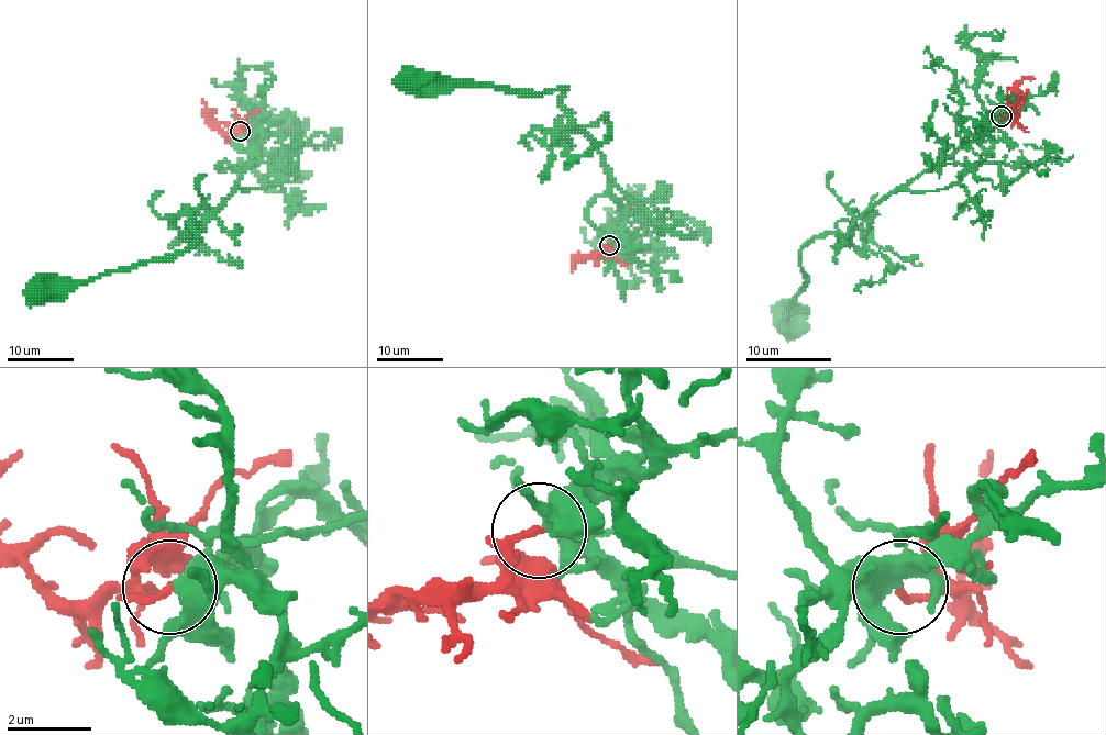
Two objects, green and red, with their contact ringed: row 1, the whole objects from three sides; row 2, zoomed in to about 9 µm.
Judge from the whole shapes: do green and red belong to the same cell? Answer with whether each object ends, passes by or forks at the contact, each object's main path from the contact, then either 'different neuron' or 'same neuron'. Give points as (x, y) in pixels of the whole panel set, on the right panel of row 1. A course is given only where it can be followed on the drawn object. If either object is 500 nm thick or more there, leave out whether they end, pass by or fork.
green forks | red passes by | green via (1001, 117), (932, 171), (884, 196), (845, 242), (814, 237), (793, 323) | red via (1001, 117), (1012, 119), (1017, 102), (1017, 85), (1024, 78), (1035, 78) | same neuron

